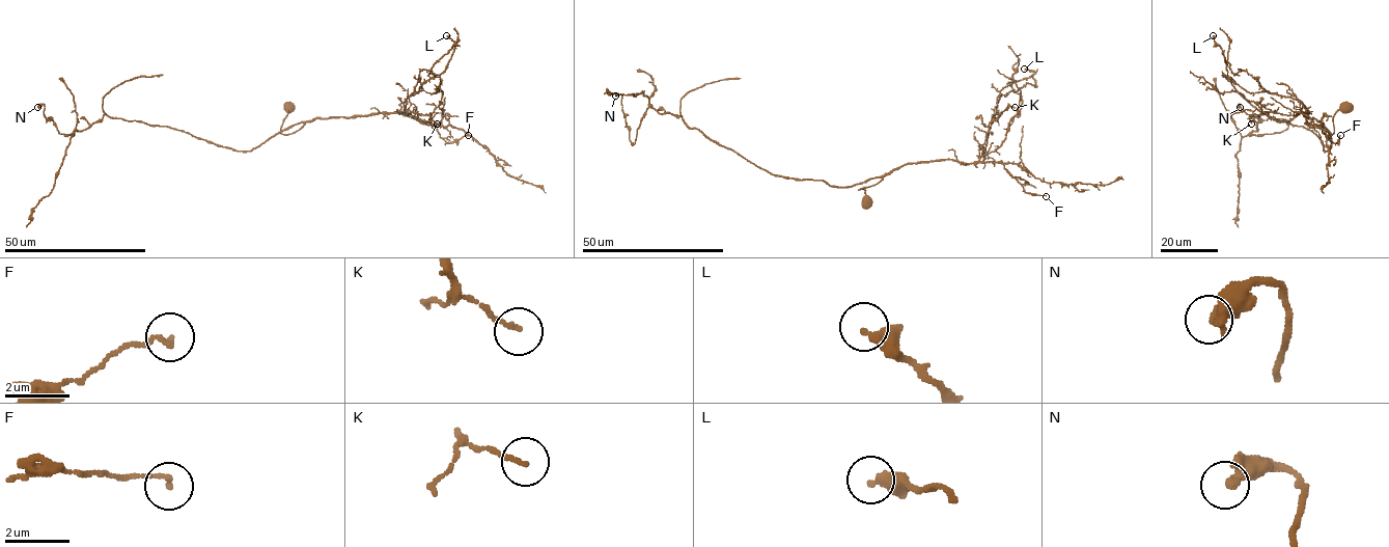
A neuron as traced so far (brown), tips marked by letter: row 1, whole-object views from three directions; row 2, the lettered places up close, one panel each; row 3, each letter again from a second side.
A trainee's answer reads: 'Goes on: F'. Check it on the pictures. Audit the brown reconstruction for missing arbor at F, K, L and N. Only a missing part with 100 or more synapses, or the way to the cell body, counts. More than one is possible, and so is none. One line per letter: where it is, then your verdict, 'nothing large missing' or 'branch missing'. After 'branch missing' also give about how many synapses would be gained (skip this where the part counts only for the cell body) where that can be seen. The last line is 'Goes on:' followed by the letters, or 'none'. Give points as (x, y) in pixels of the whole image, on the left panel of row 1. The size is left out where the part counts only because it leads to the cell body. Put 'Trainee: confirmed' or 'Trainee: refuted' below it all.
F: at (468, 135); nothing large missing
K: at (437, 124); nothing large missing
L: at (446, 35); nothing large missing
N: at (37, 107); nothing large missing
Goes on: none
Trainee: refuted

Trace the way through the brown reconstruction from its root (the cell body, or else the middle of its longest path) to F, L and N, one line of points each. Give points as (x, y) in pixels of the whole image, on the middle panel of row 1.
F: (866, 200), (865, 190), (859, 190), (876, 185), (894, 169), (945, 160), (1001, 162), (1024, 192), (1046, 196)
L: (866, 200), (860, 189), (908, 164), (982, 162), (997, 96), (1006, 83), (1033, 73), (1024, 69)
N: (866, 200), (859, 190), (882, 178), (833, 187), (775, 175), (649, 107), (633, 144), (615, 96)

